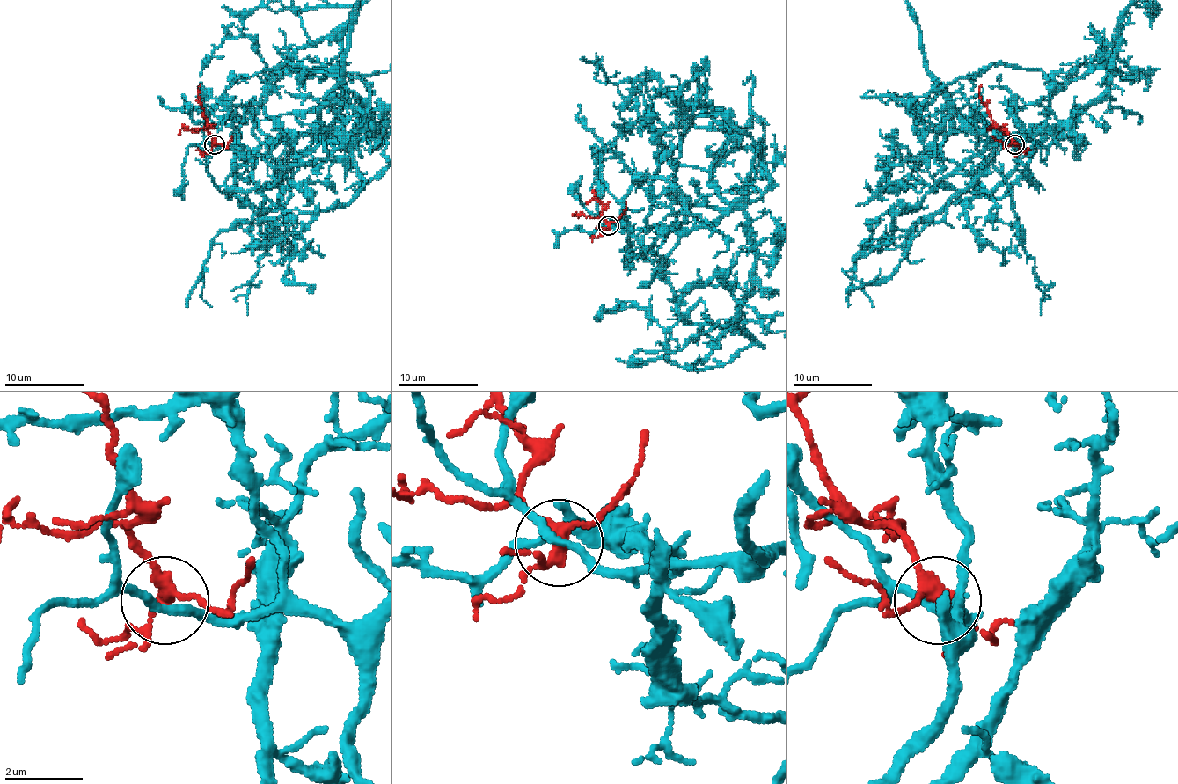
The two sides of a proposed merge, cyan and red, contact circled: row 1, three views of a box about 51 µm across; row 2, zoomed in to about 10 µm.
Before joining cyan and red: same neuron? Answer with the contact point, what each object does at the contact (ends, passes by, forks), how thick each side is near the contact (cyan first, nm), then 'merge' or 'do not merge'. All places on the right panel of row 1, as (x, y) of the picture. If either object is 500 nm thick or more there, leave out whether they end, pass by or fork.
place (1014, 144); cyan passes by; red forks; calibres 220 and 280 nm; do not merge

